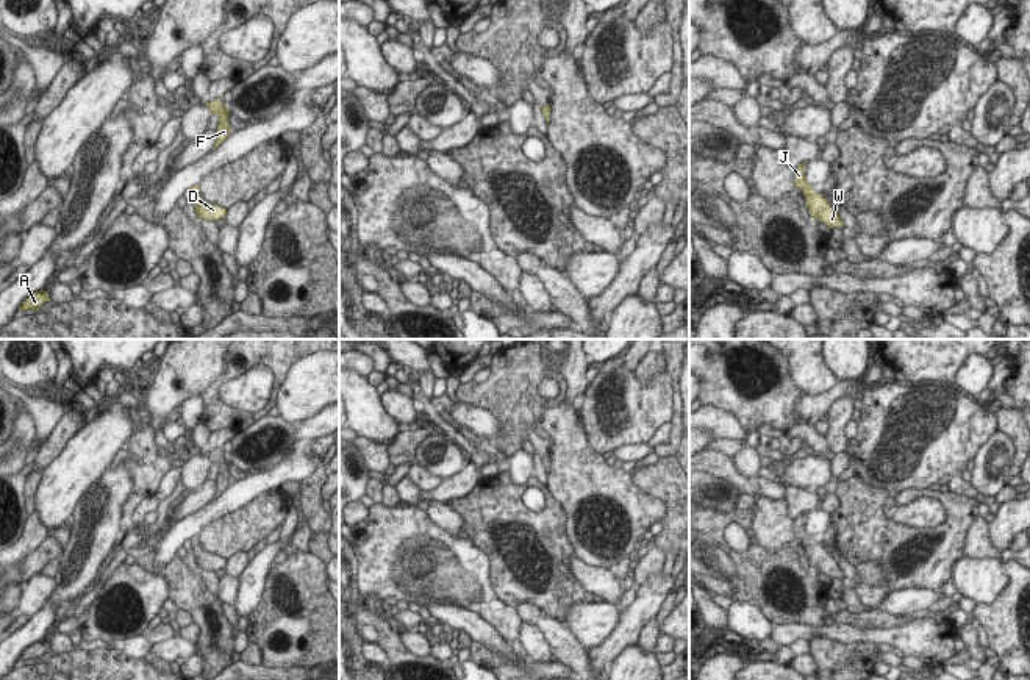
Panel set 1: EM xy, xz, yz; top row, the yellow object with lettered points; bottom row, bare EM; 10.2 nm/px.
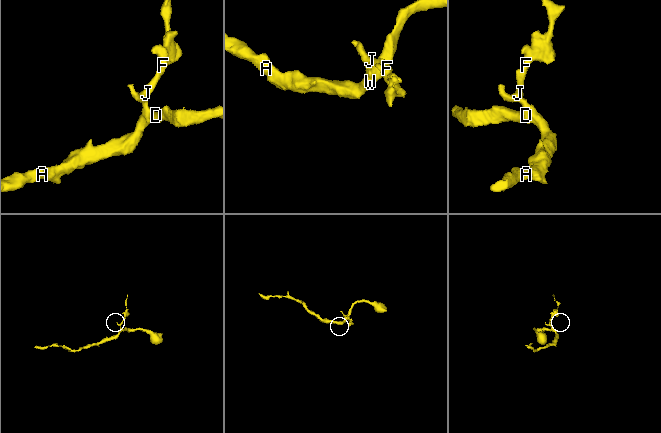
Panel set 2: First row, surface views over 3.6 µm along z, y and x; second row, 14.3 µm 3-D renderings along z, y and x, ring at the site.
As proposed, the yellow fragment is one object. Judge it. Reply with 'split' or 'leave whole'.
leave whole

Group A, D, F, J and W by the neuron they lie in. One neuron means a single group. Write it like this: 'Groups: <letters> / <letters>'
Groups: A D F J W

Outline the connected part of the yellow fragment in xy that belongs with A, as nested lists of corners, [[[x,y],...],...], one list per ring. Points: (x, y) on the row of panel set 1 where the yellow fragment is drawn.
[[[41,291],[28,295],[22,305],[19,306],[19,311],[27,311],[27,310],[38,310],[45,303],[50,302],[48,299],[48,291]]]

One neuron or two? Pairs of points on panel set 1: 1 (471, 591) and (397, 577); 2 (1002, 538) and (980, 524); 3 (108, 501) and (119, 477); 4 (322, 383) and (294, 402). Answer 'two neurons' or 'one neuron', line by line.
1: one neuron
2: two neurons
3: one neuron
4: one neuron

